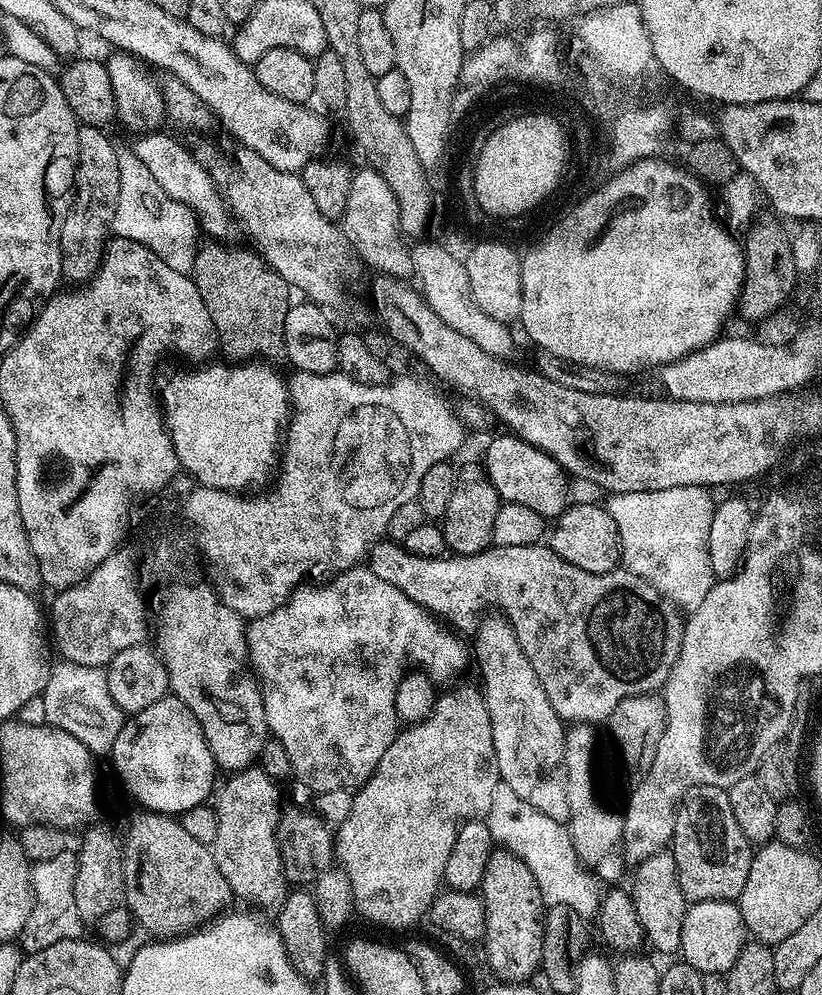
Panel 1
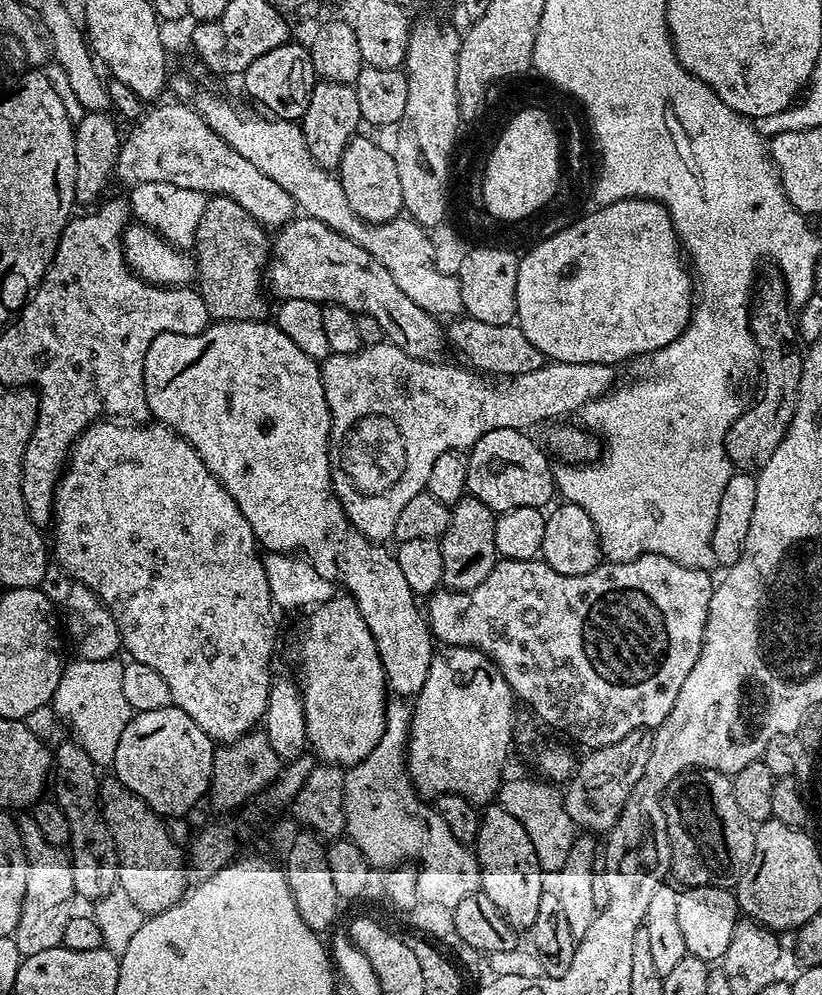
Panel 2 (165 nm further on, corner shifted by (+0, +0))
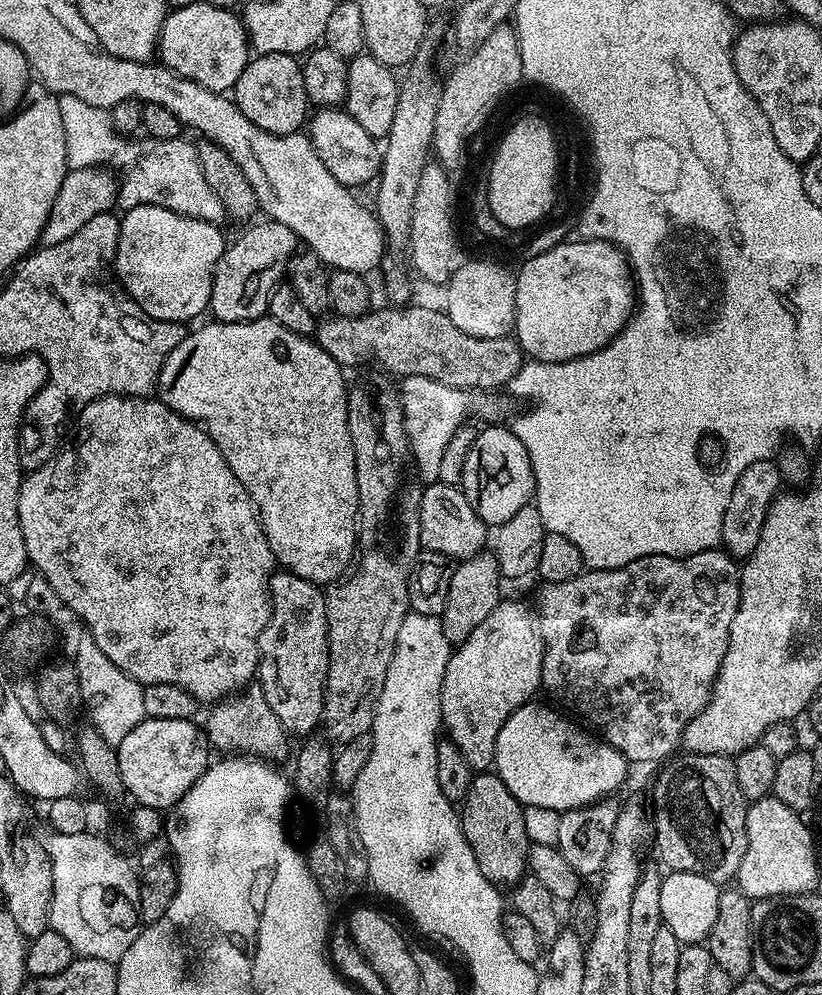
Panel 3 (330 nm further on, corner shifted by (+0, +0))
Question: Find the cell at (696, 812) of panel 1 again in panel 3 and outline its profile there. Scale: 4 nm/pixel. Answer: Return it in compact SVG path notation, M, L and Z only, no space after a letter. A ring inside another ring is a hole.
M697 752L683 755L669 759L661 767L665 768L652 788L652 804L656 807L654 848L656 844L659 863L668 872L689 872L717 882L731 881L738 866L742 866L742 854L746 854L748 813L748 804L742 790L738 790L734 774L735 759Z

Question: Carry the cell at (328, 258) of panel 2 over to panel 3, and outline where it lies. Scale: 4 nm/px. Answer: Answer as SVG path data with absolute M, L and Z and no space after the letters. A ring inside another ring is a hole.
M264 218L261 221L261 224L249 223L249 228L225 247L216 264L208 303L213 321L229 324L261 319L268 311L270 294L285 279L288 264L298 251L296 235L277 220Z

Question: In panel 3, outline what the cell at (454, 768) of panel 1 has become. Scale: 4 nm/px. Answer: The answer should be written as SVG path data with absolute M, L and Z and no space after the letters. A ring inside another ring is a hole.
M501 599L500 603L470 630L470 638L455 645L446 674L442 678L440 718L447 739L453 740L474 770L488 770L496 758L498 730L506 718L529 703L542 685L544 639L540 637L533 609L520 600Z

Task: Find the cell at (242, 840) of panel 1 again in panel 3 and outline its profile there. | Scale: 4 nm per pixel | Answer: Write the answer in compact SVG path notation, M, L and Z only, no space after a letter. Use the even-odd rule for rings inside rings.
M259 682L249 683L248 687L224 699L215 701L208 712L208 721L202 724L206 739L213 749L220 754L239 754L254 756L269 762L289 759L289 733L284 731L282 722L278 722L278 714L270 710L270 702L266 702L266 694Z

